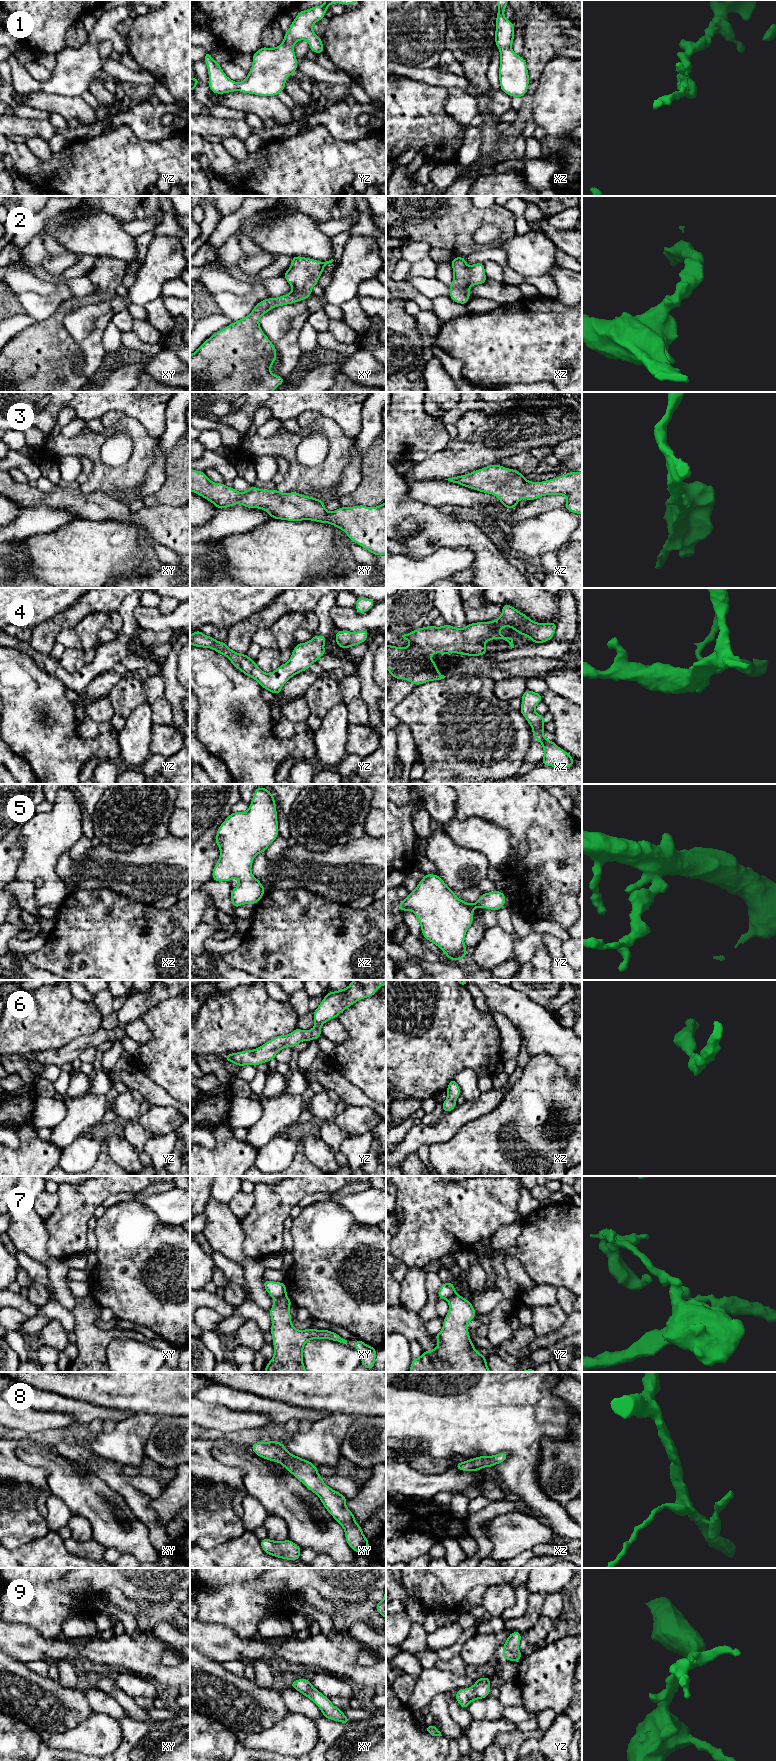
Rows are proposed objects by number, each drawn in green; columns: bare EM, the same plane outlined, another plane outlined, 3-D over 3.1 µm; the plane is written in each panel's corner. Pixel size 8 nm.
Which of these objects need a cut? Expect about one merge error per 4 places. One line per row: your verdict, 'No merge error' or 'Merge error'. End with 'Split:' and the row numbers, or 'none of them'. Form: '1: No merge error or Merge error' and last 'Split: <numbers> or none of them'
1: No merge error
2: No merge error
3: No merge error
4: No merge error
5: No merge error
6: No merge error
7: Merge error
8: No merge error
9: No merge error
Split: 7

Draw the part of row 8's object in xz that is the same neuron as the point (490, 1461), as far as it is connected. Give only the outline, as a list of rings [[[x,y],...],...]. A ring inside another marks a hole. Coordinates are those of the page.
[[[500,1452],[492,1456],[479,1456],[470,1460],[457,1463],[455,1469],[461,1471],[480,1471],[484,1467],[492,1468],[494,1465],[503,1463],[508,1458],[506,1452]]]

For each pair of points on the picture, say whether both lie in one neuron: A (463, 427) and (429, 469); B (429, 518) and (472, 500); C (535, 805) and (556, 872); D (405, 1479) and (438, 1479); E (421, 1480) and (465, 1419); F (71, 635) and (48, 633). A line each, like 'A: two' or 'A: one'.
A: two
B: two
C: one
D: one
E: two
F: two

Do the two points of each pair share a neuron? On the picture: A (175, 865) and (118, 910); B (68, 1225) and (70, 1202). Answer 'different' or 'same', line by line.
A: different
B: same

